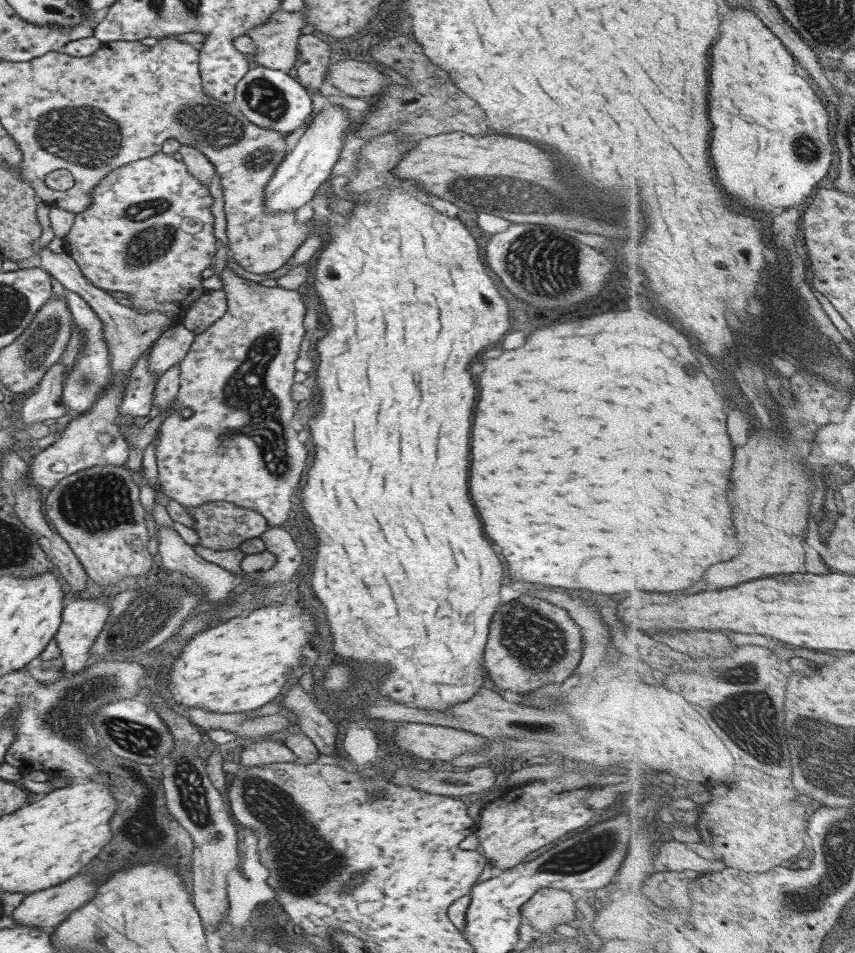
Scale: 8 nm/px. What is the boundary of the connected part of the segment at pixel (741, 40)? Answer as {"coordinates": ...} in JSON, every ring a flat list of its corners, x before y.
{"coordinates":[[731,10,729,14,725,14,723,16,723,24,721,24,721,36,723,38,713,46,711,98,709,98,709,102,711,102,711,116,715,118,713,120,713,126,715,126,713,134,717,134,717,136,713,136,713,160,717,164,717,172,721,176,721,184,725,184,725,188,731,188,727,192,731,196,735,196,735,200,739,204,753,208,756,214,759,214,759,210,765,210,765,213,775,212,775,210,787,211,788,208,793,208,793,206,801,206,801,204,805,204,813,196,813,190,829,174,829,168,833,164,833,144,831,144,831,134,829,134,829,120,832,117,827,114,827,108,823,106,821,98,813,90,811,82,803,80,803,76,797,74,793,54,783,46,783,42,753,12,749,12,749,10]]}

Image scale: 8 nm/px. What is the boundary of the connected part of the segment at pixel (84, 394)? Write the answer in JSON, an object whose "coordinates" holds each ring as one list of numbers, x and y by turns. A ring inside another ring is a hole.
{"coordinates":[[64,291,65,296,63,296,64,301,67,305,67,310,71,313,73,323,75,323,78,328,83,331,84,338,81,344,83,348,83,353,79,353,79,359,75,363,75,367,69,371,69,373,64,372,62,376,62,391,61,398,62,403,68,408,69,414,72,416,80,415,83,411,90,409,92,404,97,400,98,396,104,391,105,387,108,387,110,383,110,360,108,357,108,348,106,347,104,336,102,336,102,324,98,319,98,316,94,313,94,310,81,298,81,295,74,294,70,291]]}

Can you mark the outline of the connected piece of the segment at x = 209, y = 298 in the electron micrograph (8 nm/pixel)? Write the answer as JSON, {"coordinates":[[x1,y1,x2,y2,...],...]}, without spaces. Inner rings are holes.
{"coordinates":[[215,290,205,292,193,301,182,313,179,324,194,335,203,332,226,311,225,292]]}

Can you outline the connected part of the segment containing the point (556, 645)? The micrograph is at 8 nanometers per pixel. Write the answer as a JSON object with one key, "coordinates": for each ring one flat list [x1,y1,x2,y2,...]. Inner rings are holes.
{"coordinates":[[524,591,495,612,489,621,487,644,483,651,483,670,489,684,515,695,527,695,545,684,563,682,581,658,581,640,579,627,568,617,567,611,561,607,539,598,529,597]]}

